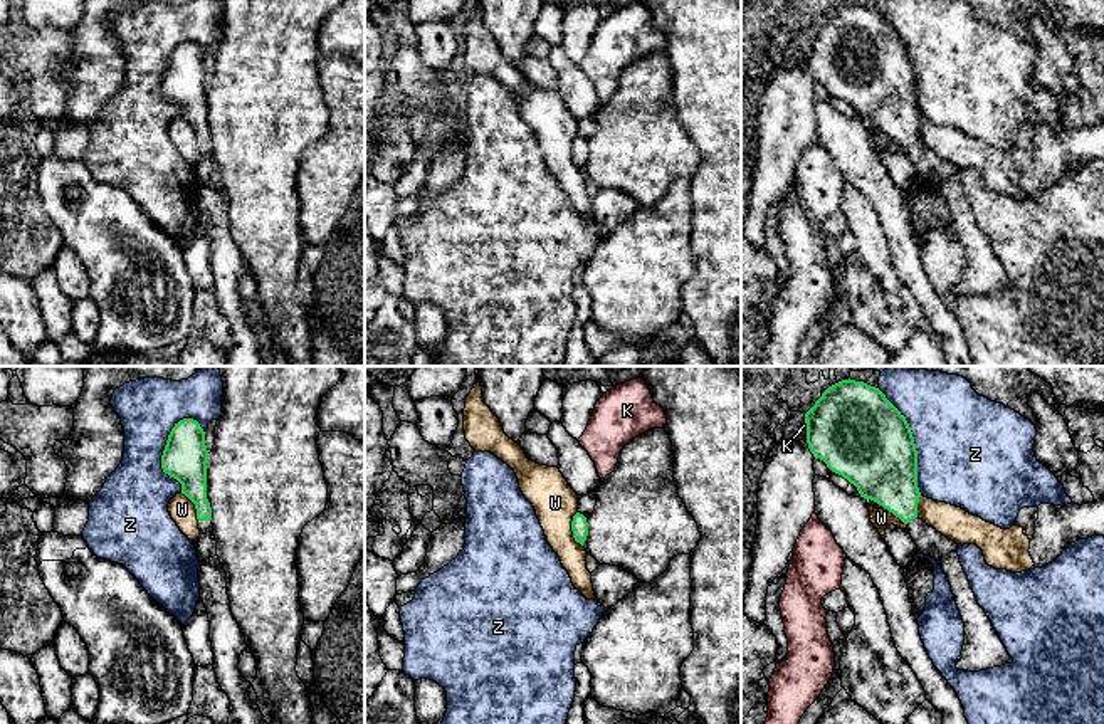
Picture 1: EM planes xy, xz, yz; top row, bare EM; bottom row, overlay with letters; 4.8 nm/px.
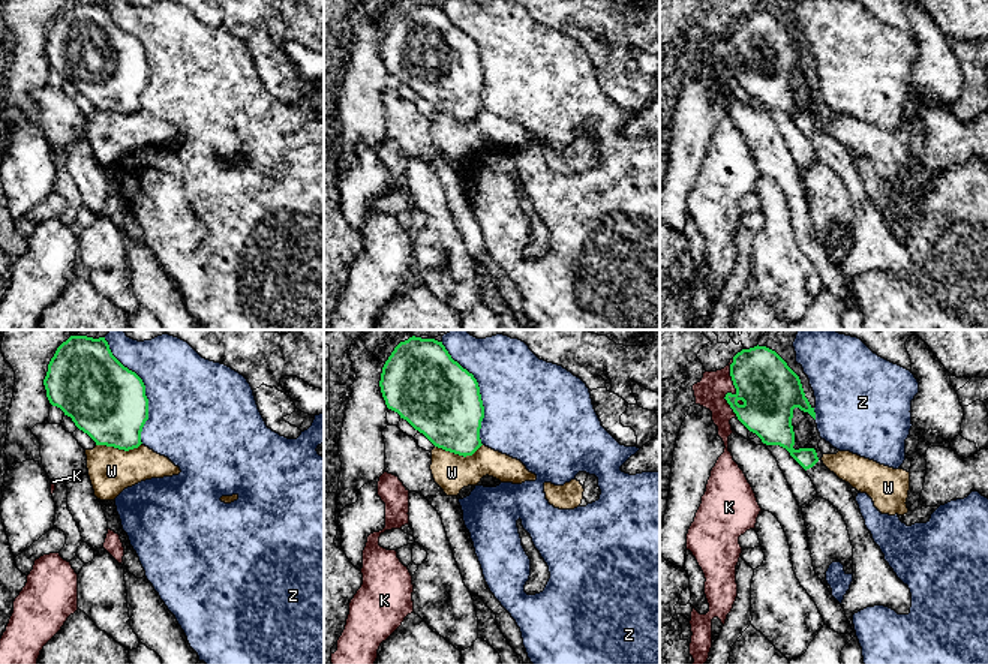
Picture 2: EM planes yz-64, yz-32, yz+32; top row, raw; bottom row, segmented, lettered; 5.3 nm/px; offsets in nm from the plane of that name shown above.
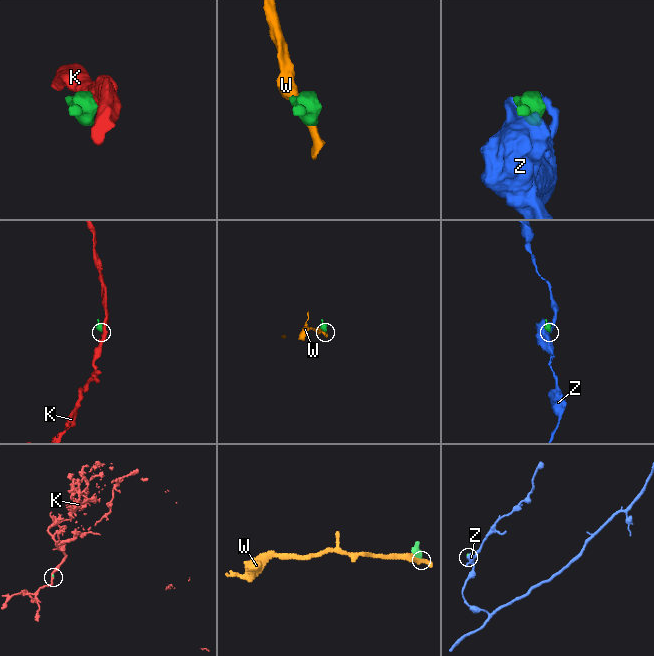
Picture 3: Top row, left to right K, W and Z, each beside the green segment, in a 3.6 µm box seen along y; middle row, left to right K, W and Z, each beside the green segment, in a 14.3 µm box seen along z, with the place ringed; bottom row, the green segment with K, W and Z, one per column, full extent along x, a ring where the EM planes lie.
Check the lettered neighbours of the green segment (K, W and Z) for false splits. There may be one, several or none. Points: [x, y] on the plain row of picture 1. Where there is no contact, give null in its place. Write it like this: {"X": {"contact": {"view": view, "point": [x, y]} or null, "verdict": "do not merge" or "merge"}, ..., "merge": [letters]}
{"K": {"contact": {"view": "yz", "point": [807, 52]}, "verdict": "do not merge"}, "W": {"contact": {"view": "xz", "point": [572, 153]}, "verdict": "do not merge"}, "Z": {"contact": {"view": "xy", "point": [163, 76]}, "verdict": "do not merge"}, "merge": []}

